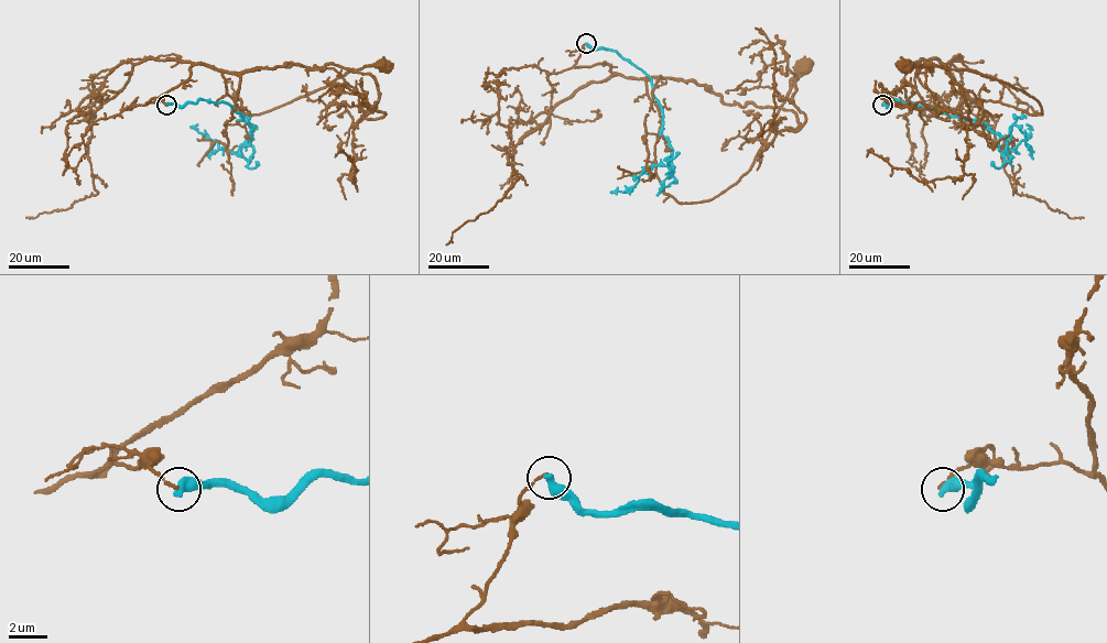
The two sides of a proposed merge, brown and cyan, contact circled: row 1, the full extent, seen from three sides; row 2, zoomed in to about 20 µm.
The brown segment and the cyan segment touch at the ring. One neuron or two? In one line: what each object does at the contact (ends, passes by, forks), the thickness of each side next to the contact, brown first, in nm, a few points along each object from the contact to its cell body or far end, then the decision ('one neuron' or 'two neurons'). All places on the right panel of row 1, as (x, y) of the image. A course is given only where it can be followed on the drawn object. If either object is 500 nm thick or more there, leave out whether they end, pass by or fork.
130 nm thick on the brown side, 550 nm on the other; brown runs (882, 104), (905, 101), (912, 64), (951, 108), (979, 99), (1041, 113), (1034, 98), (973, 71), (905, 65); cyan runs (882, 104), (894, 99), (975, 119), (1006, 141), (1007, 161), (1008, 150), (1031, 134), (1026, 123); two neurons

